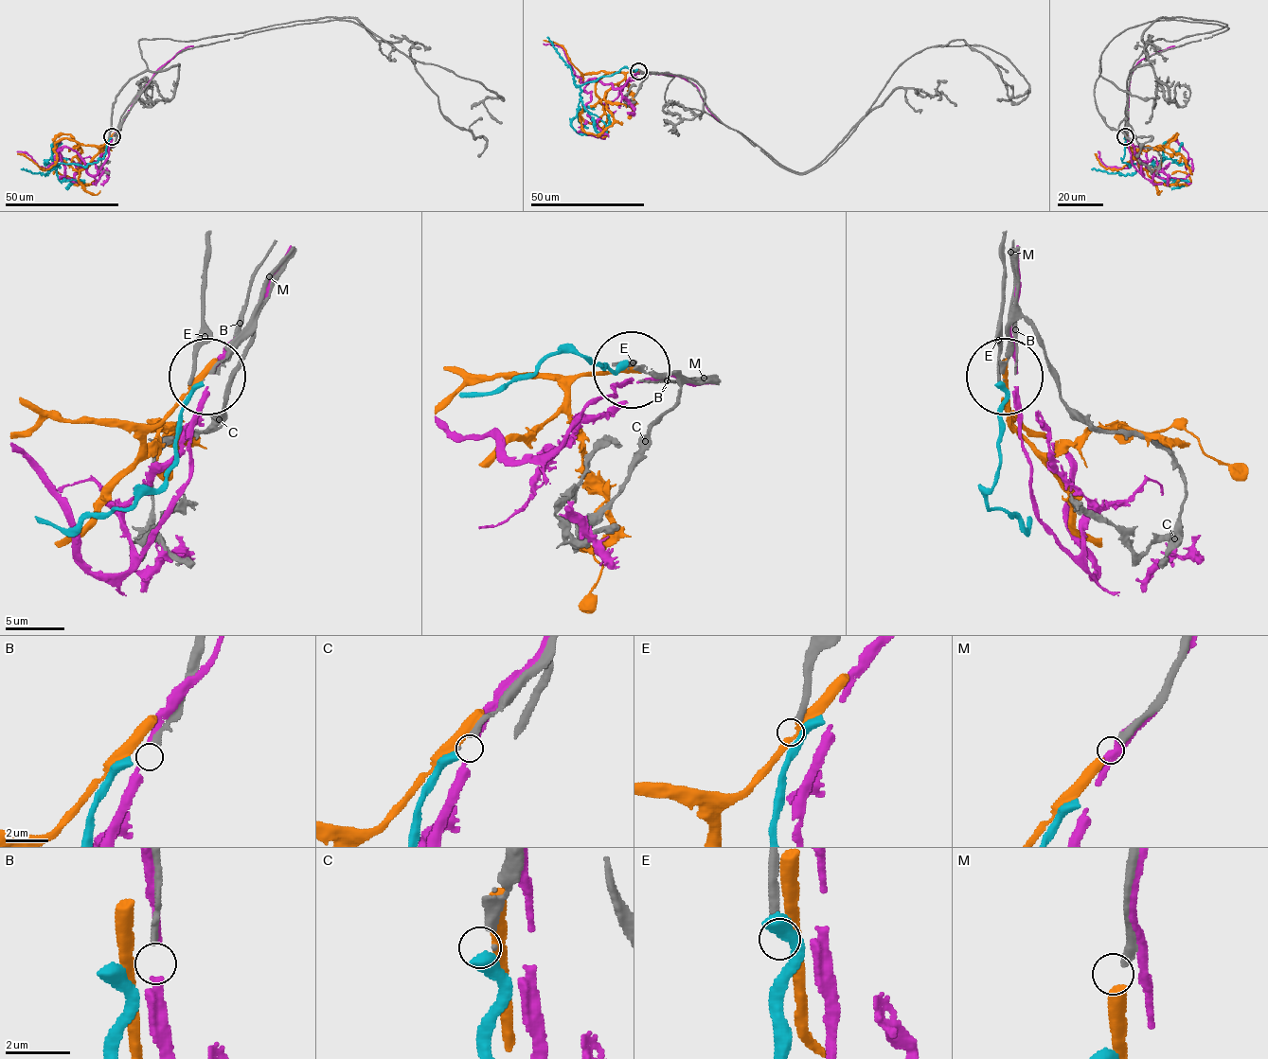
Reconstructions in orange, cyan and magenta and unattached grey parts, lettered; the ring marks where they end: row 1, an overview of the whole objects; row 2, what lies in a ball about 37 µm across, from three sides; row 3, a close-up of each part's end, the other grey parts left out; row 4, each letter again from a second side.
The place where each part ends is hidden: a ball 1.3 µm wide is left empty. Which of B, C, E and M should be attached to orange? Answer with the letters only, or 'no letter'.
M

